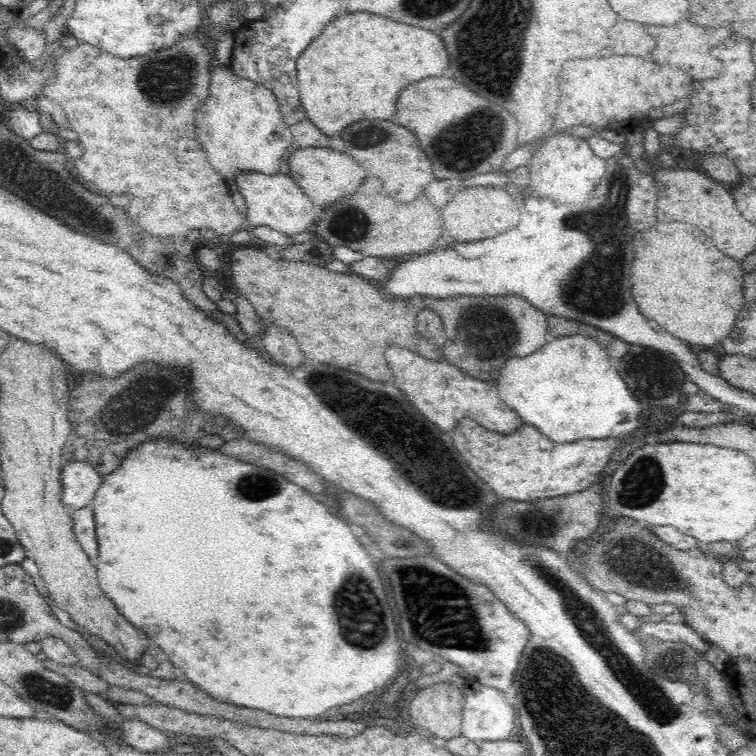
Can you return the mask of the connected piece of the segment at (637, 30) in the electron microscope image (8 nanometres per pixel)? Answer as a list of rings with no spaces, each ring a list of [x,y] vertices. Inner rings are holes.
[[[628,20],[612,26],[608,36],[610,36],[610,42],[612,42],[610,46],[616,54],[646,56],[656,46],[654,38],[646,32],[646,28],[642,24],[628,22]]]

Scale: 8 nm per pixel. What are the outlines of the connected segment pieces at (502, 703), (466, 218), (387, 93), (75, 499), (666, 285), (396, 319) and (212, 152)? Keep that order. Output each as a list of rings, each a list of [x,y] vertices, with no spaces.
[[[496,688],[468,690],[463,707],[462,736],[477,743],[506,740],[516,726],[516,712]]]
[[[474,186],[463,188],[453,196],[446,204],[446,208],[441,210],[444,228],[452,232],[452,236],[460,242],[472,242],[472,240],[482,240],[482,238],[492,238],[498,236],[500,232],[512,230],[518,226],[521,212],[521,199],[508,193],[506,188],[496,186]]]
[[[344,12],[298,56],[297,83],[305,118],[330,139],[360,120],[390,120],[400,90],[448,70],[444,42],[424,28],[398,24],[370,12]]]
[[[67,461],[62,468],[62,503],[70,512],[88,506],[102,484],[103,475],[86,461]]]
[[[682,221],[658,222],[652,228],[640,232],[634,240],[634,264],[632,264],[632,294],[638,302],[640,312],[652,318],[664,330],[680,337],[685,343],[696,348],[709,348],[728,337],[735,327],[736,317],[743,305],[742,276],[744,269],[740,262],[724,256],[712,246],[712,240],[700,232],[699,227]]]
[[[253,247],[242,248],[234,252],[231,258],[230,272],[232,282],[236,285],[236,292],[242,294],[246,300],[256,308],[258,320],[260,316],[266,322],[278,324],[294,334],[300,348],[304,350],[306,358],[318,360],[324,364],[334,364],[352,372],[358,372],[366,378],[376,382],[390,382],[394,376],[390,372],[390,365],[386,364],[384,354],[390,346],[400,346],[414,352],[428,360],[438,360],[442,352],[437,345],[426,339],[417,329],[418,308],[412,304],[410,298],[387,298],[382,296],[374,284],[364,282],[356,274],[340,274],[330,272],[326,267],[302,262],[288,262],[288,260],[274,260],[260,249]]]
[[[215,66],[211,80],[212,98],[196,110],[195,134],[212,168],[227,182],[231,194],[236,194],[240,193],[235,180],[238,173],[279,174],[282,156],[293,144],[291,125],[284,122],[276,95],[261,84],[236,76],[230,68]]]

